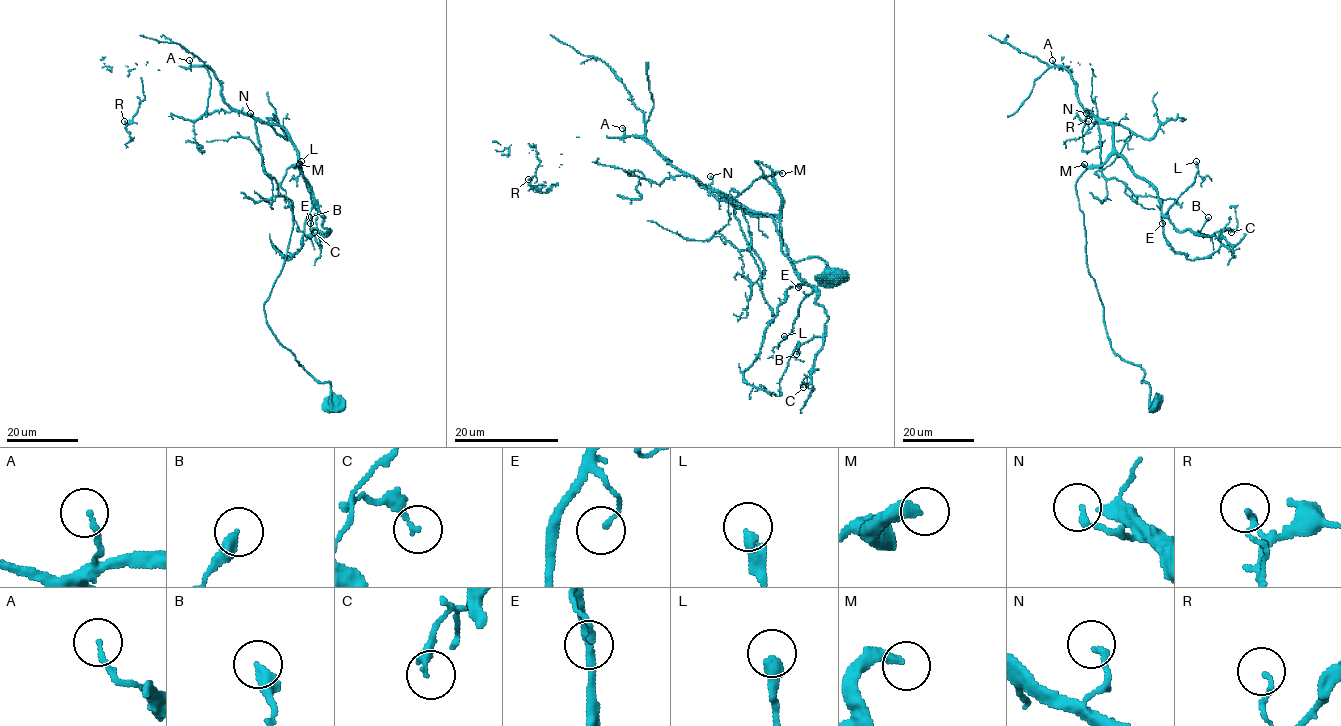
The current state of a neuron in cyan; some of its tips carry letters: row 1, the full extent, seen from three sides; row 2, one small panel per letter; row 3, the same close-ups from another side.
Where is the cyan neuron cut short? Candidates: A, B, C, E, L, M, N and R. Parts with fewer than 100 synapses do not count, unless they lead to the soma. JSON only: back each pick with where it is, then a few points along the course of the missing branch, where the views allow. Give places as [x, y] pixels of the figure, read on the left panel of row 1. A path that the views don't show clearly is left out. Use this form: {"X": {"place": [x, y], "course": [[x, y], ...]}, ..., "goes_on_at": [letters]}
{"M": {"place": [299, 164]}, "goes_on_at": ["M"]}

